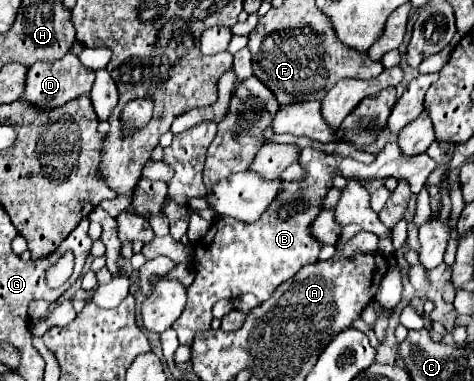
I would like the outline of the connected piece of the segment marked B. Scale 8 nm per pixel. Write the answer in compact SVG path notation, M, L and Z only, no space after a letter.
M386 144L384 150L374 158L372 164L360 164L354 158L334 156L316 148L304 148L300 152L298 164L304 168L306 176L302 182L284 182L280 194L272 200L264 216L256 222L246 224L220 216L212 222L210 230L202 240L194 244L192 266L194 282L186 288L186 308L182 316L174 322L180 344L192 344L196 332L210 330L212 306L222 298L238 298L242 294L254 294L260 302L266 302L274 290L290 280L302 266L314 264L318 260L322 244L312 236L310 226L322 210L322 200L332 188L332 176L340 174L346 180L384 180L396 178L406 180L412 194L418 194L430 172L436 170L436 162L428 154L404 156L396 144Z

